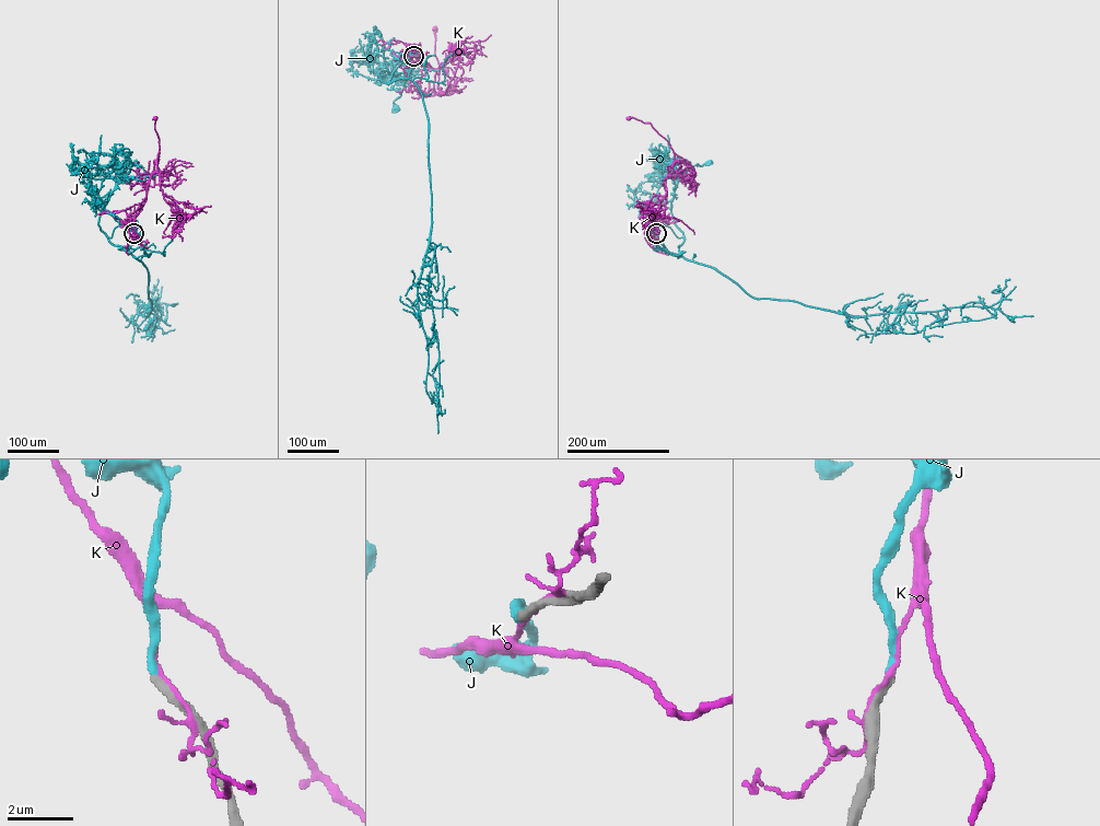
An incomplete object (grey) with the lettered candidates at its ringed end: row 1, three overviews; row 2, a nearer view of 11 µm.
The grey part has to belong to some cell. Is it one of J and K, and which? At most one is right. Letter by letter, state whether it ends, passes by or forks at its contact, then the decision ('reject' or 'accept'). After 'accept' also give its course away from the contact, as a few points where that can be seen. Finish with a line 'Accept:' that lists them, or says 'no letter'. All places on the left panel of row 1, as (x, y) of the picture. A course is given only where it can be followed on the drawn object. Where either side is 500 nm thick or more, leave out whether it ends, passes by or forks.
J: it ends | accept | via (133, 233), (104, 207), (124, 172), (119, 163), (114, 165), (116, 162)
K: it forks | reject
Accept: J

